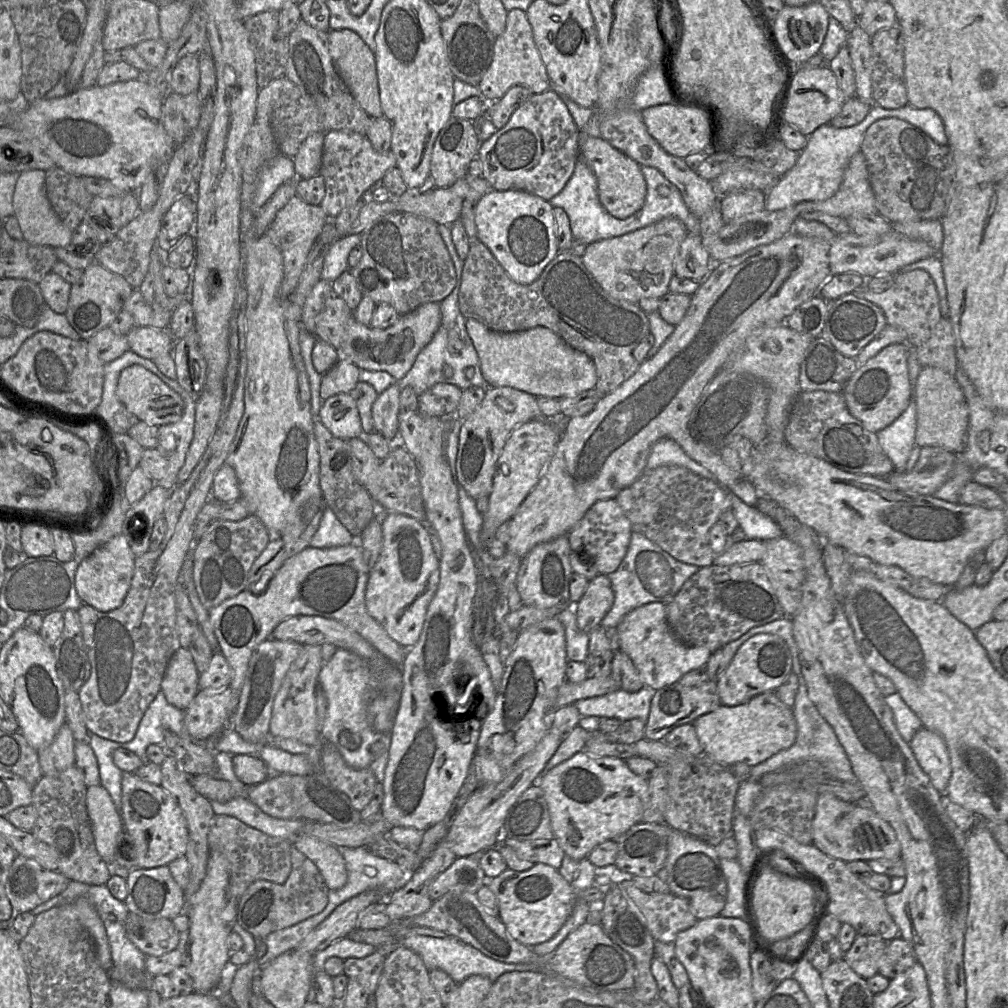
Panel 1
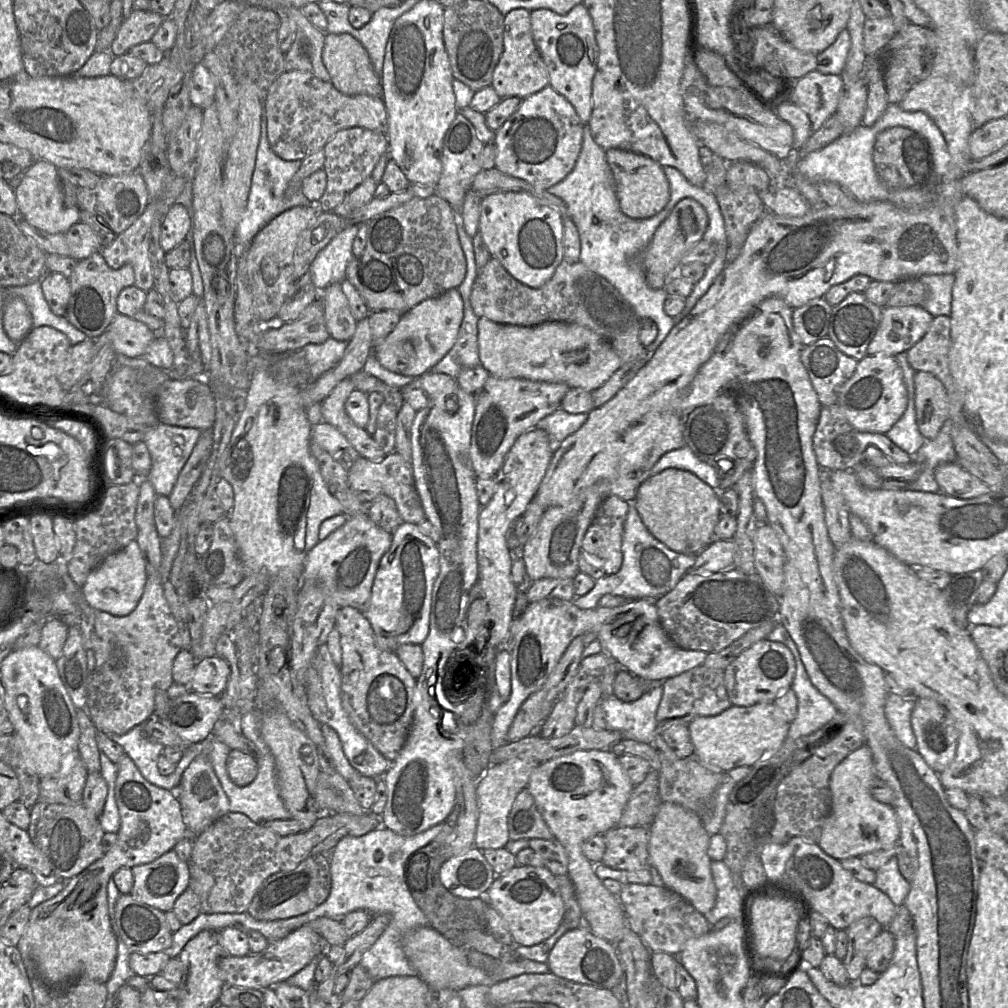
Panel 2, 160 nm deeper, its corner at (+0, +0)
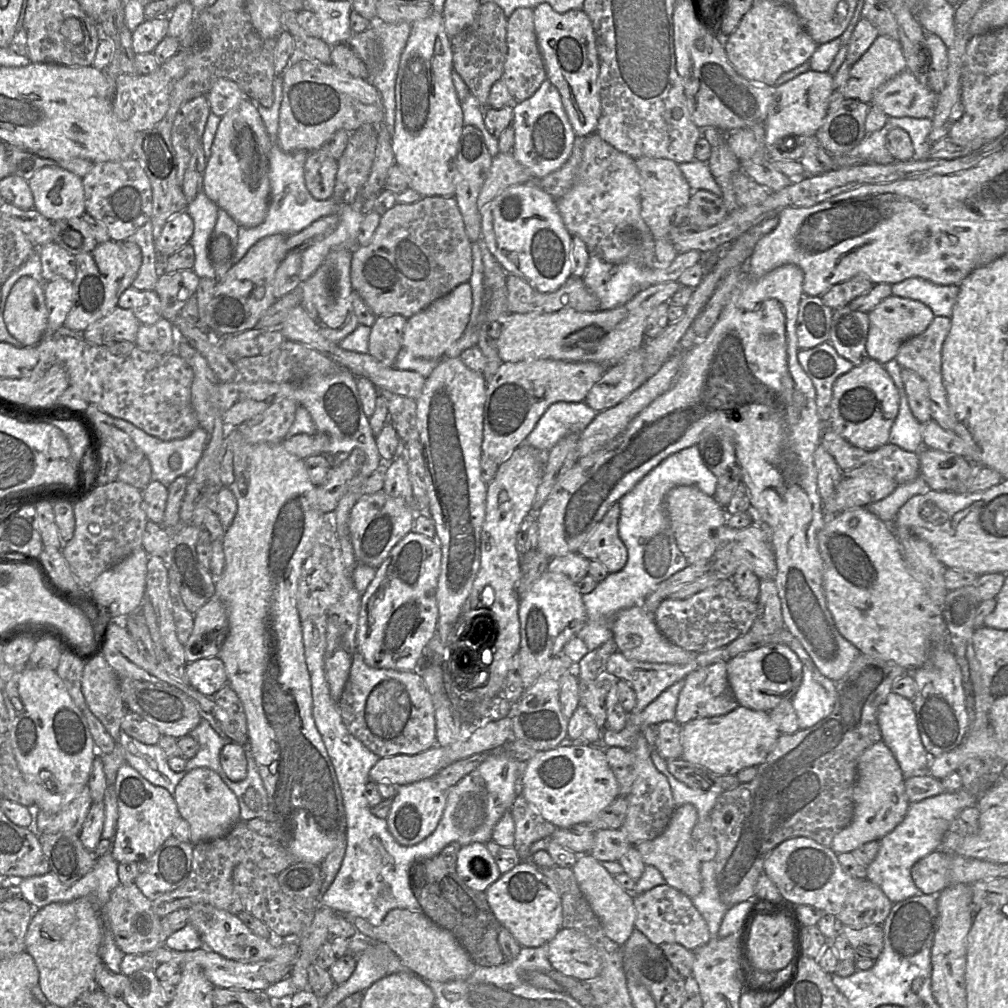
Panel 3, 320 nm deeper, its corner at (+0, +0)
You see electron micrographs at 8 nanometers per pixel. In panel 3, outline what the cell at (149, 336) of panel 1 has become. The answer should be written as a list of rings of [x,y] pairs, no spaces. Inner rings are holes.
[[[117,306],[107,316],[90,324],[82,332],[82,338],[99,346],[122,341],[135,343],[140,325],[131,310]]]

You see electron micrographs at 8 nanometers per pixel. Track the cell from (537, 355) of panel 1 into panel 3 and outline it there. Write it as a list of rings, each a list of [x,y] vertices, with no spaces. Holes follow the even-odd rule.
[[[668,281],[659,284],[651,285],[639,293],[637,293],[632,299],[630,299],[625,304],[608,309],[608,310],[599,310],[595,312],[580,312],[572,308],[561,309],[556,312],[552,313],[509,313],[509,314],[502,314],[498,321],[501,323],[501,334],[497,340],[497,347],[498,353],[503,362],[519,362],[519,361],[526,361],[526,360],[536,360],[536,359],[554,359],[554,360],[563,360],[563,361],[573,361],[573,362],[597,362],[601,363],[607,367],[612,366],[619,361],[621,361],[627,354],[631,351],[643,346],[643,342],[645,340],[644,330],[646,326],[646,320],[651,311],[662,302],[669,302],[671,297],[677,292],[677,290],[682,285],[678,281]]]

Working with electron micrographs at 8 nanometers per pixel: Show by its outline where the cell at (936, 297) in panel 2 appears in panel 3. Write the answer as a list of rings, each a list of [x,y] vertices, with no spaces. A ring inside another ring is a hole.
[[[908,278],[893,284],[892,295],[917,300],[927,305],[934,316],[951,318],[959,285],[940,285],[922,278]]]

